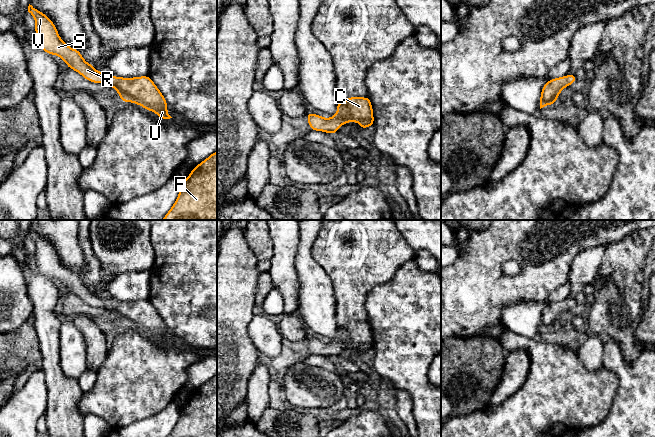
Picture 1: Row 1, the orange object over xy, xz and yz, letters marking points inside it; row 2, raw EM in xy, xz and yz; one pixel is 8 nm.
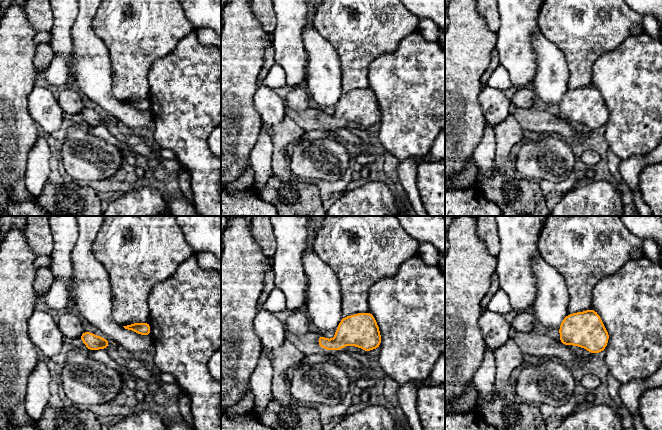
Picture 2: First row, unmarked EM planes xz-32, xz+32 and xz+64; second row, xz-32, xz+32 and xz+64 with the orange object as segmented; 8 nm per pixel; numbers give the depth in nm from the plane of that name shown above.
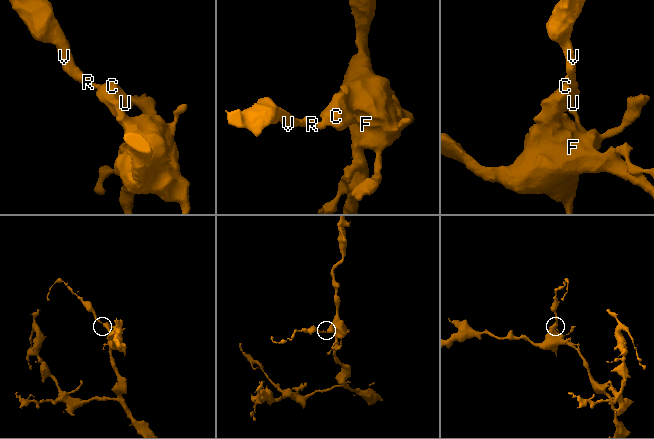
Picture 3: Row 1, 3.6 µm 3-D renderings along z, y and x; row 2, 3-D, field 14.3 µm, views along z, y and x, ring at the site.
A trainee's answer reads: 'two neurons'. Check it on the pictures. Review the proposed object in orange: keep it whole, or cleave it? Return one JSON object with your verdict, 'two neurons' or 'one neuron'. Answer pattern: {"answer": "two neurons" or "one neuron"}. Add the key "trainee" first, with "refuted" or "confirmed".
{"trainee": "refuted", "answer": "one neuron"}

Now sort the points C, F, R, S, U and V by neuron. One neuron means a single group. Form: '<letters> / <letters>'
C F R S U V

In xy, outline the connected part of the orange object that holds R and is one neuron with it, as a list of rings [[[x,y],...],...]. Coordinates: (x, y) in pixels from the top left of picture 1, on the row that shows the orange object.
[[[30,4],[28,12],[35,19],[37,42],[43,51],[61,57],[71,70],[77,71],[86,80],[113,87],[120,95],[120,101],[138,104],[163,120],[172,118],[168,114],[166,99],[148,75],[124,78],[99,72],[84,60],[79,50],[69,47],[60,38],[54,23],[44,13]]]

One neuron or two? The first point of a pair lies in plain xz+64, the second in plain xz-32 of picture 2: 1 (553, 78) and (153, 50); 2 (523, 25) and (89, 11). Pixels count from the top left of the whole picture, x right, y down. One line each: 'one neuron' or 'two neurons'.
1: two neurons
2: two neurons

